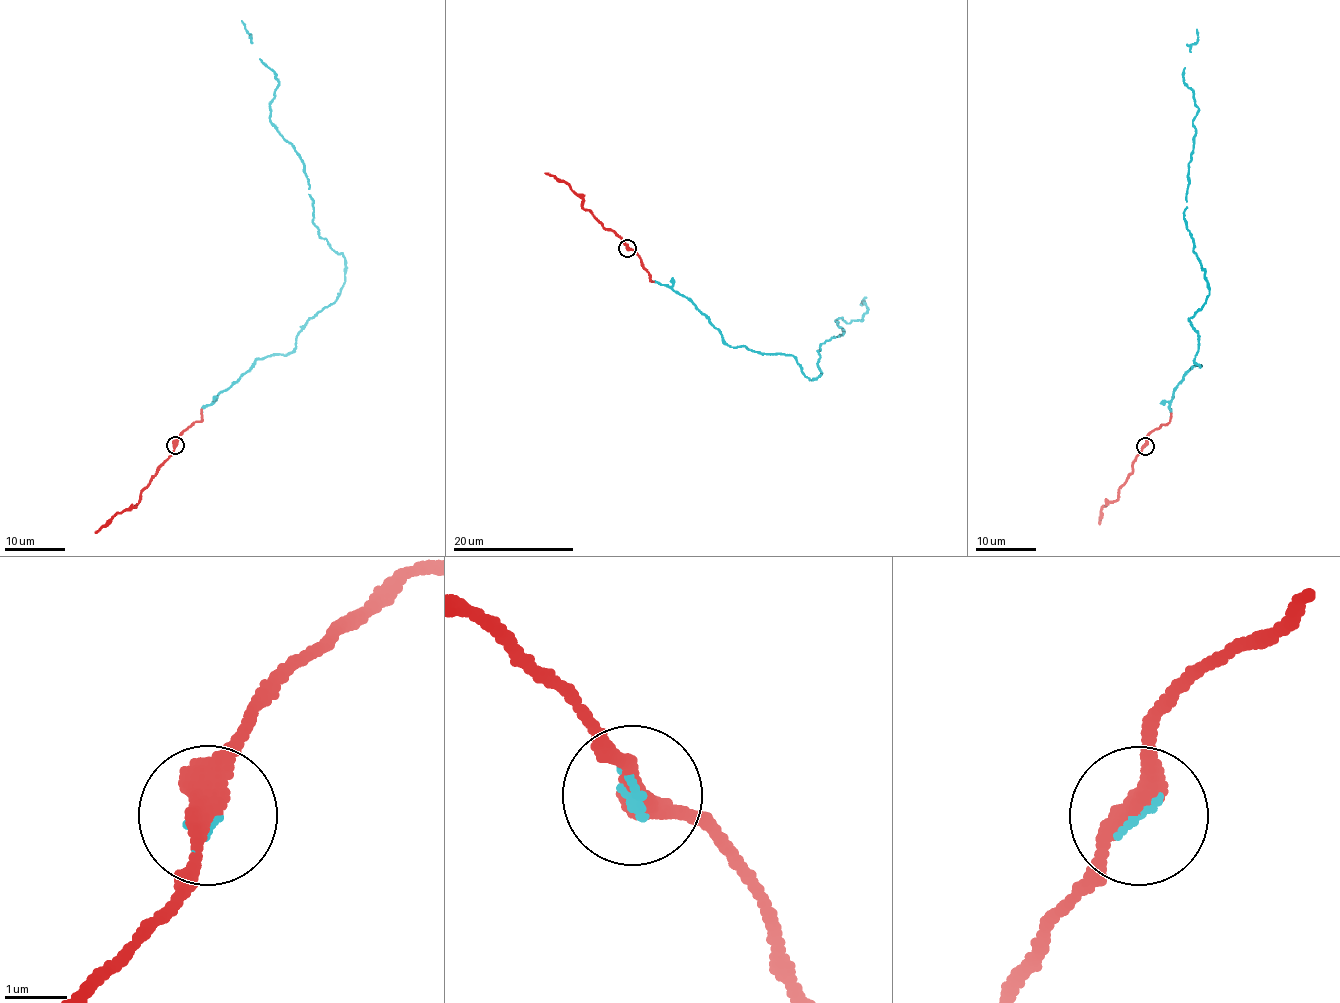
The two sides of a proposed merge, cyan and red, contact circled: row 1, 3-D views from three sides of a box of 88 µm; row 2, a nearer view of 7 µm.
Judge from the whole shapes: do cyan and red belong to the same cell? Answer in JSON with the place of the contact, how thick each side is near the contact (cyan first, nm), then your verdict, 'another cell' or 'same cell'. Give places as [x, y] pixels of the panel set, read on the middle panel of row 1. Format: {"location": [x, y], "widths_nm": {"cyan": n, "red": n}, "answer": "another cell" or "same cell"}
{"location": [627, 248], "widths_nm": {"cyan": 110, "red": 360}, "answer": "same cell"}

